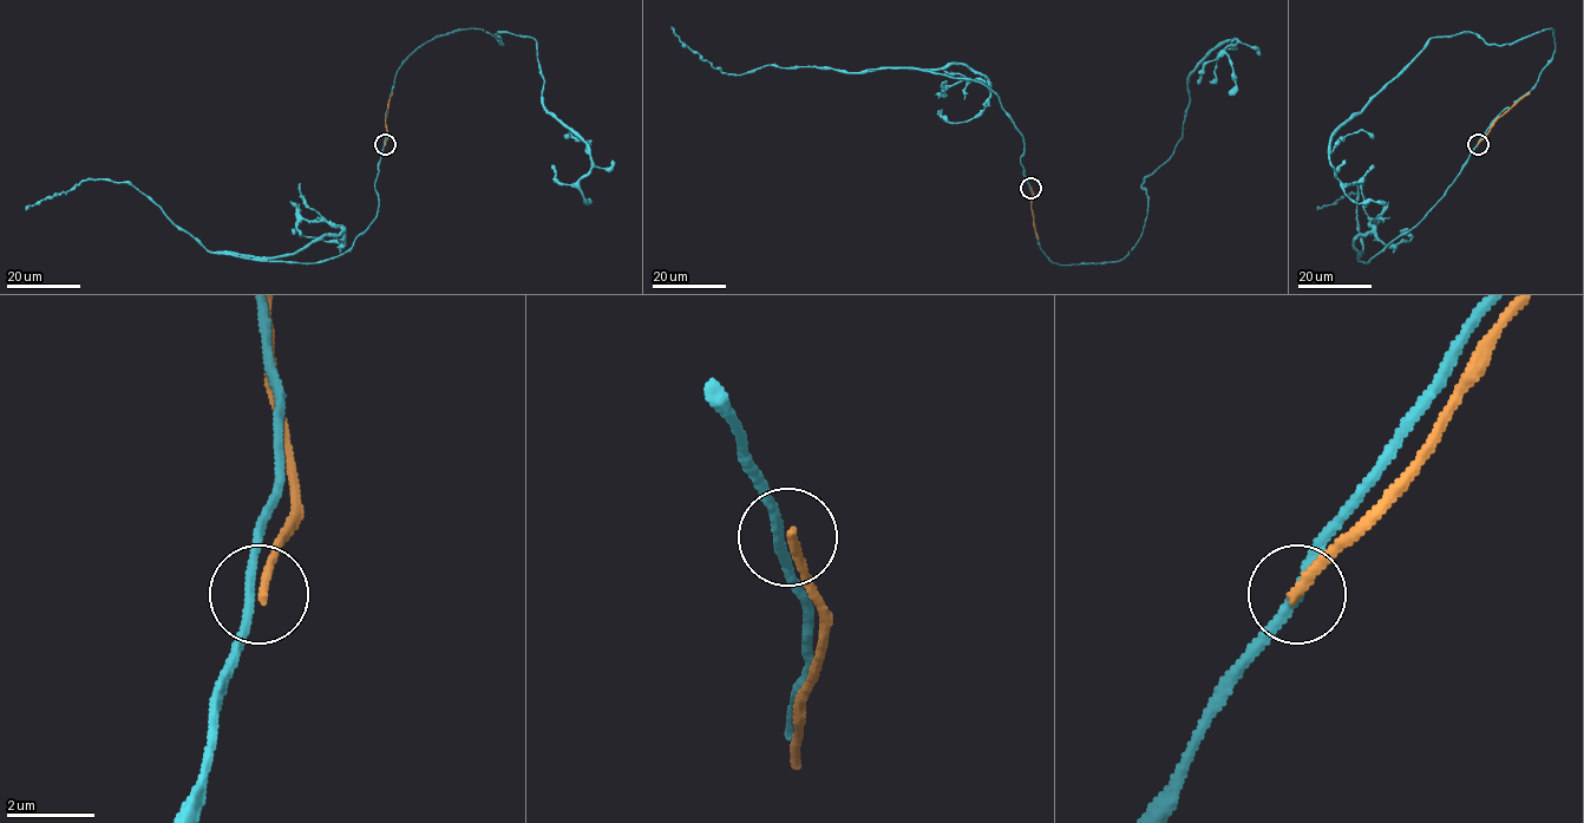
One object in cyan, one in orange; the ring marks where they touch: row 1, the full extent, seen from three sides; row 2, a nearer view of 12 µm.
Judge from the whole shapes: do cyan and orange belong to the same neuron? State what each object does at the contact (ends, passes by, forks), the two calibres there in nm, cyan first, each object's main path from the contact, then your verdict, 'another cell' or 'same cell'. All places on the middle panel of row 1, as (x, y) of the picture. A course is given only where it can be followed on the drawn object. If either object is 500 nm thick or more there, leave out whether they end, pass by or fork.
cyan passes by | orange ends | 220/200 nm | cyan via (1029, 187), (1053, 262), (1120, 261), (1147, 213), (1144, 178), (1182, 138), (1188, 77), (1235, 39), (1229, 95) | orange via (1031, 187), (1038, 240) | another cell

